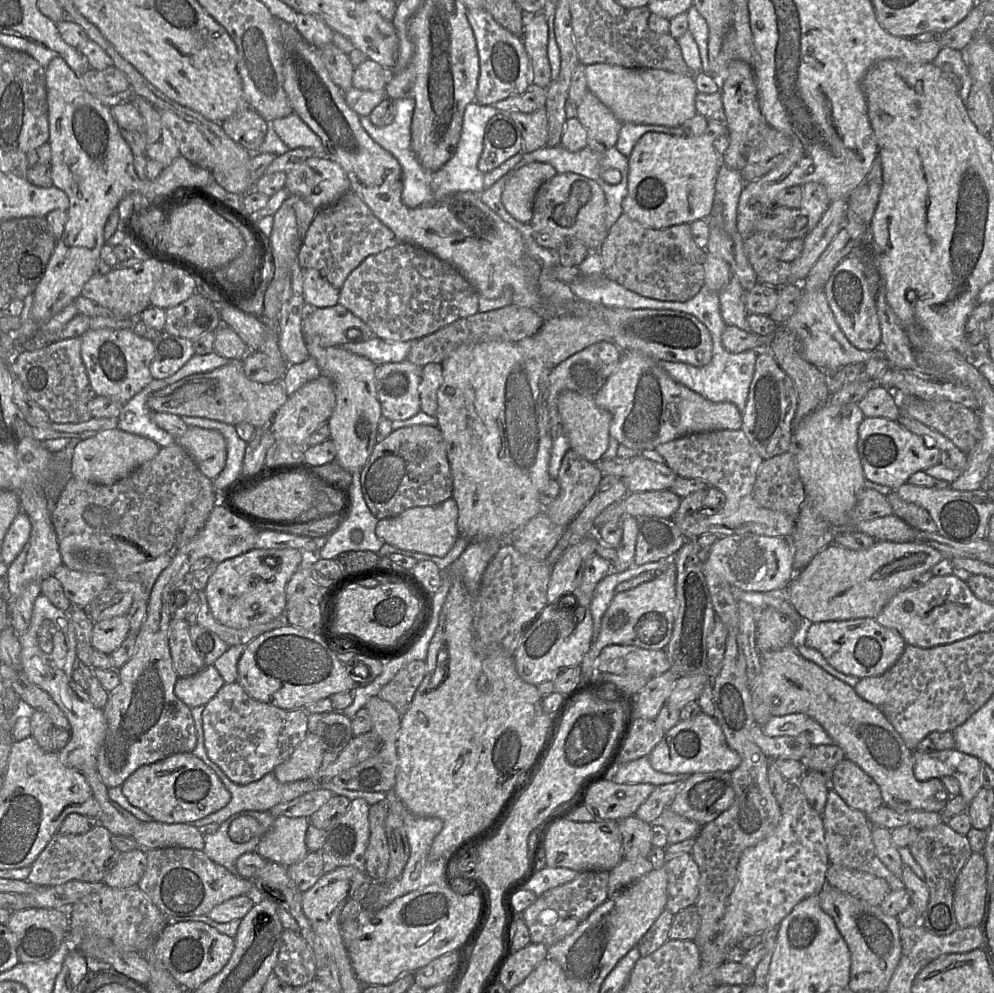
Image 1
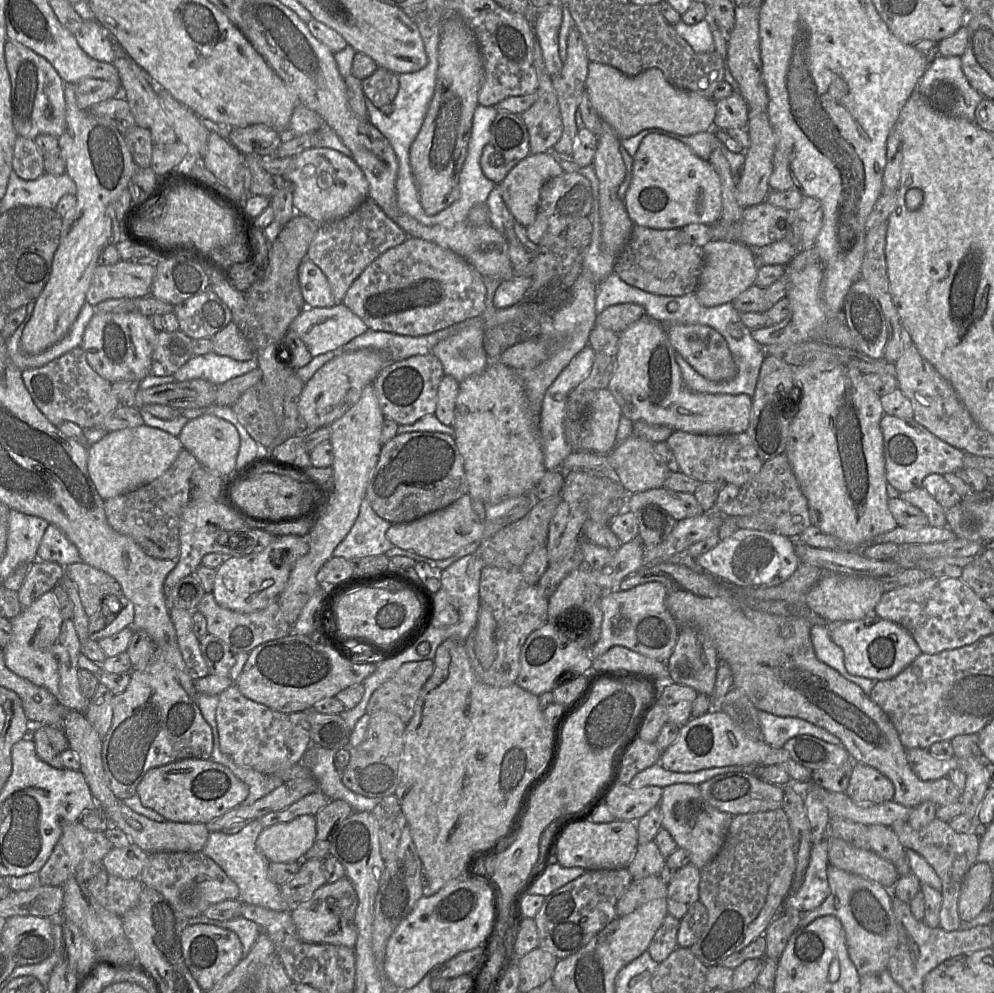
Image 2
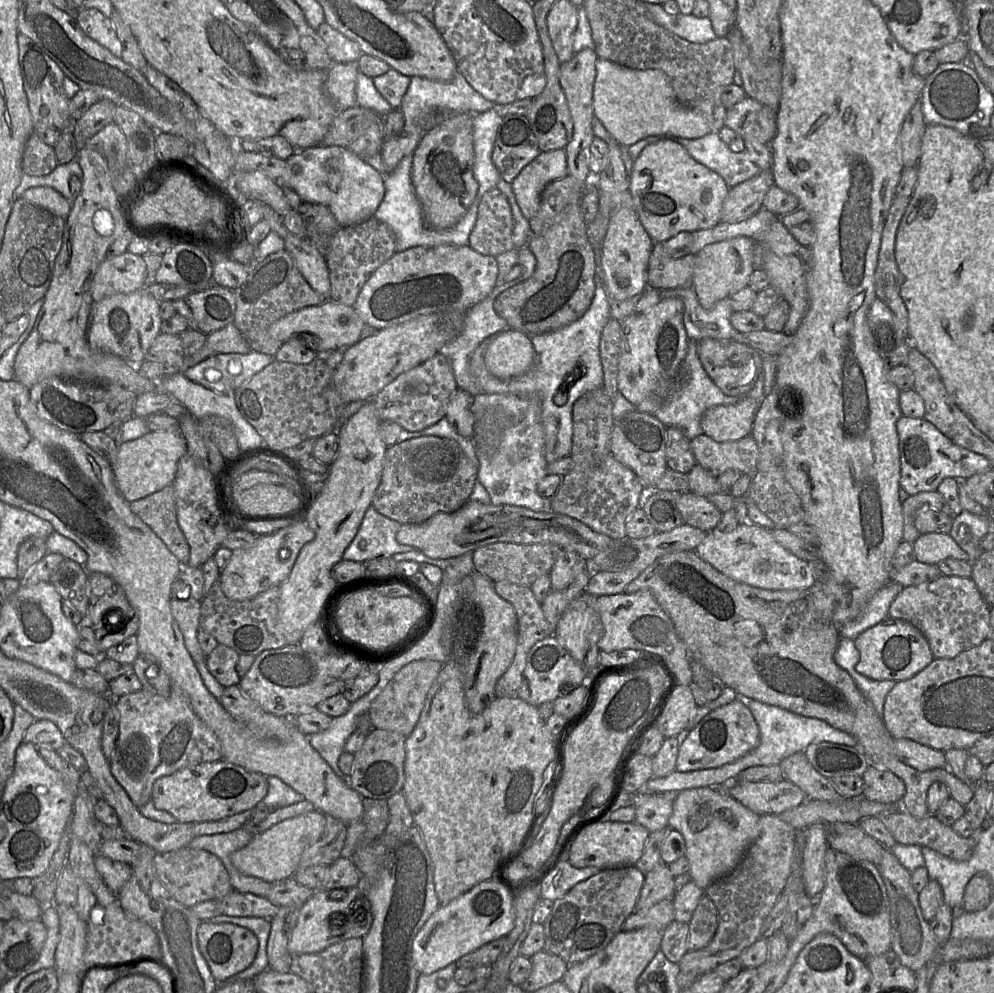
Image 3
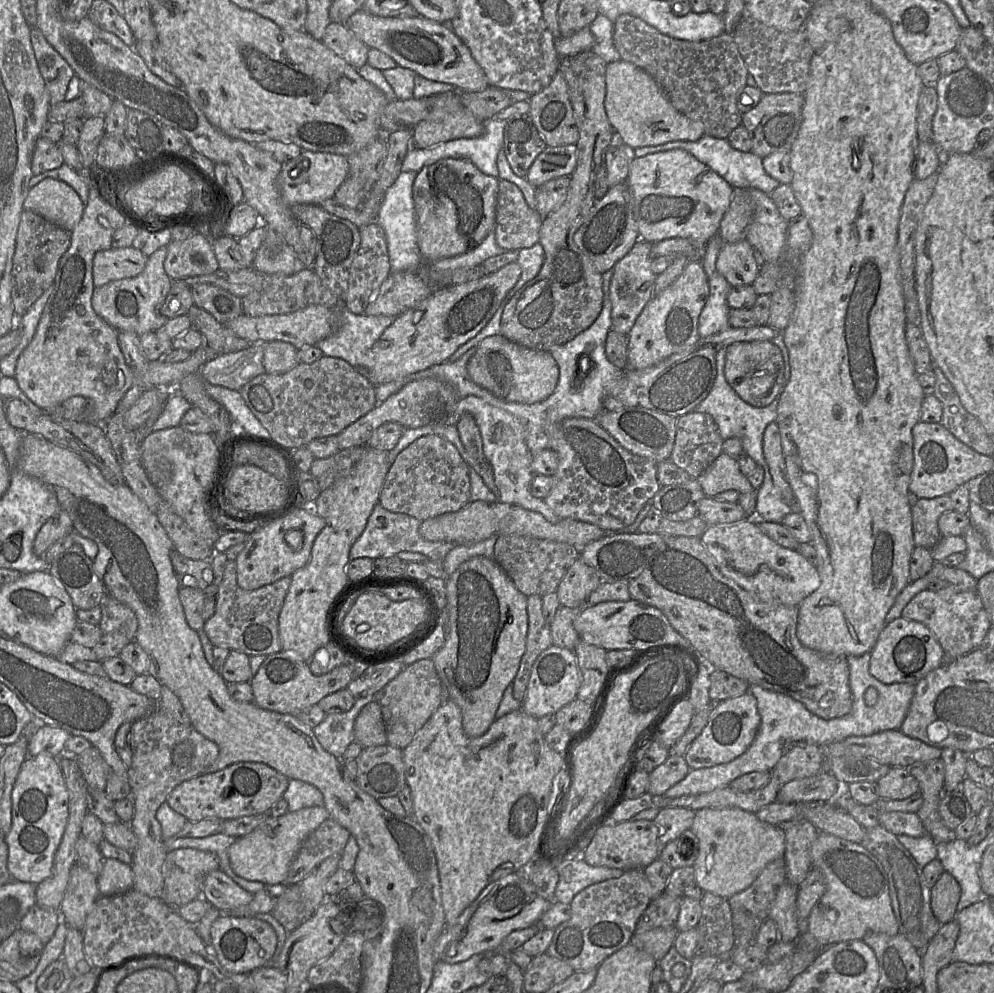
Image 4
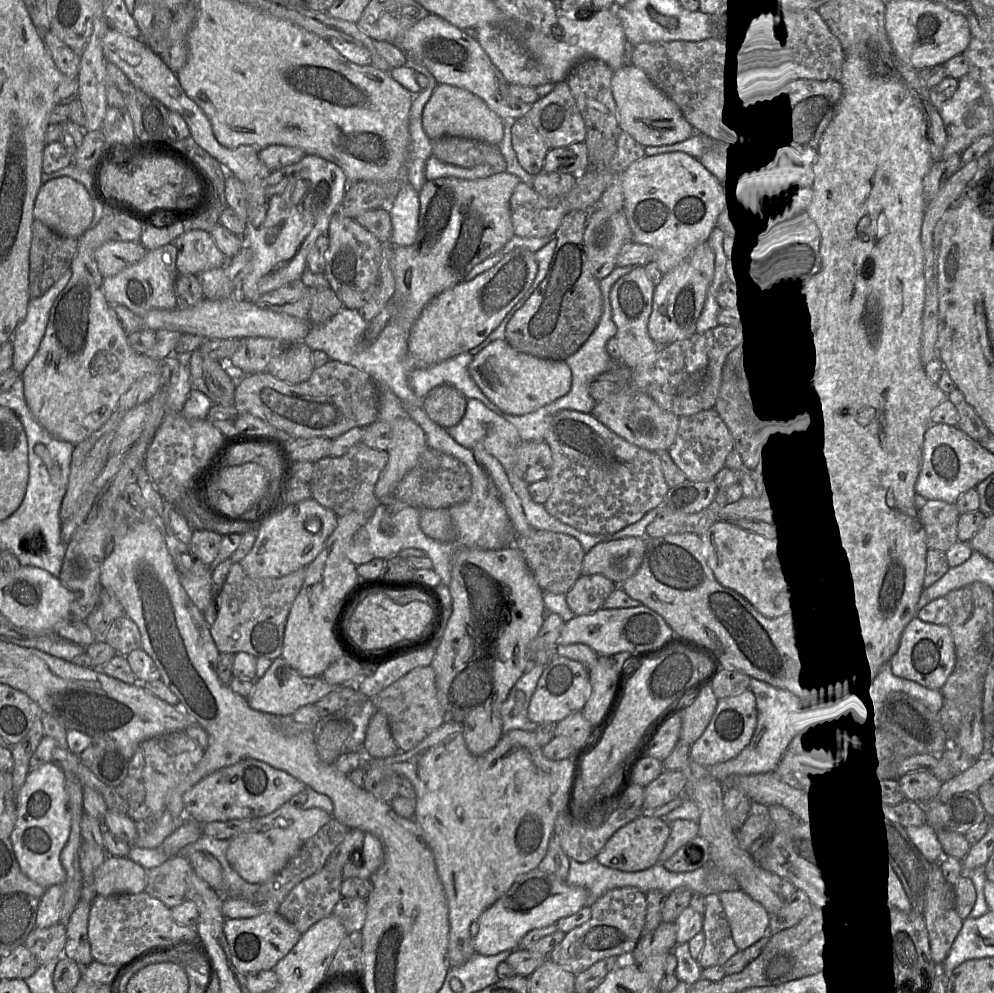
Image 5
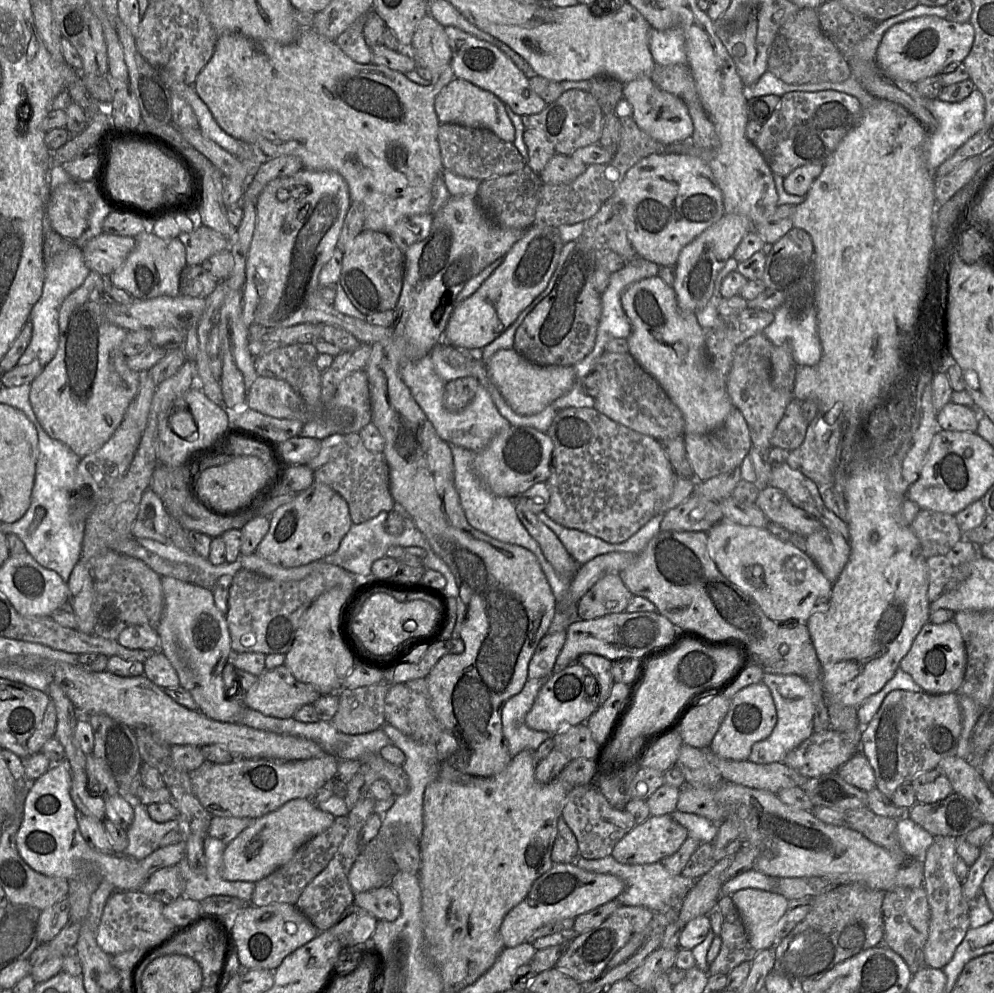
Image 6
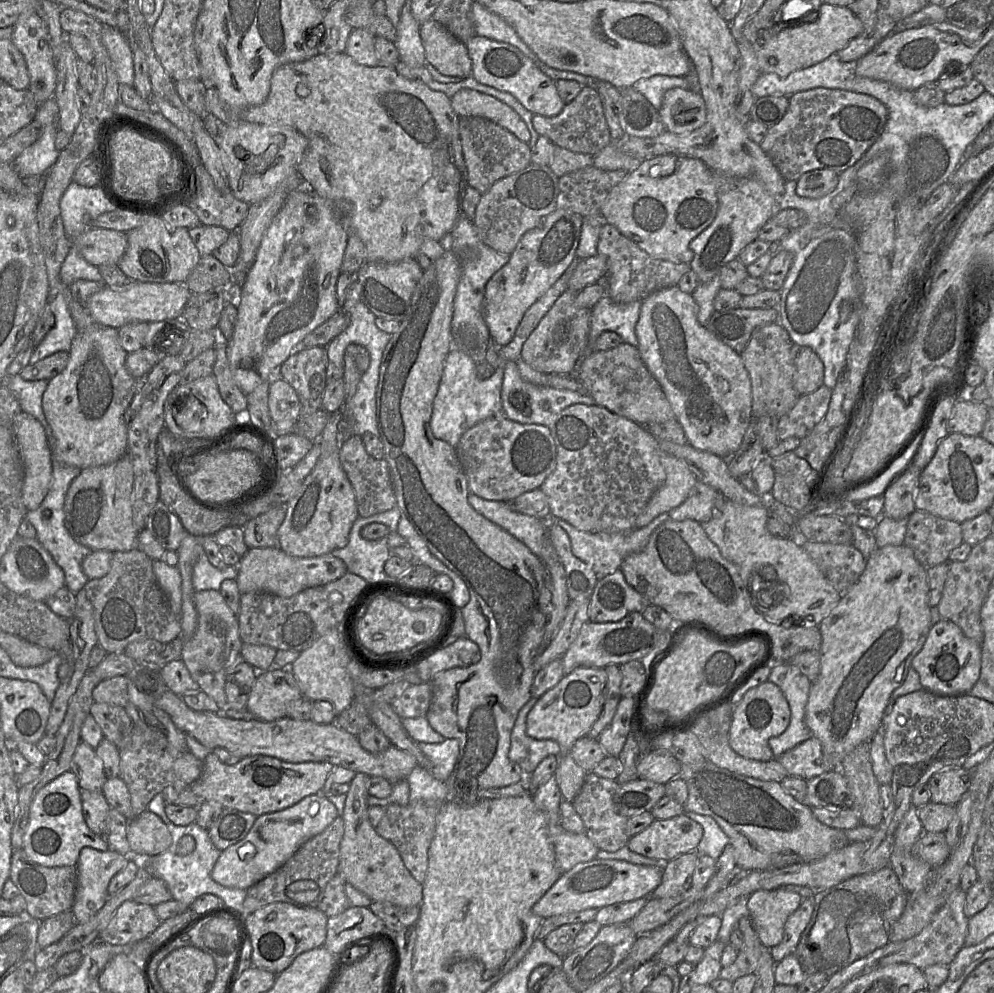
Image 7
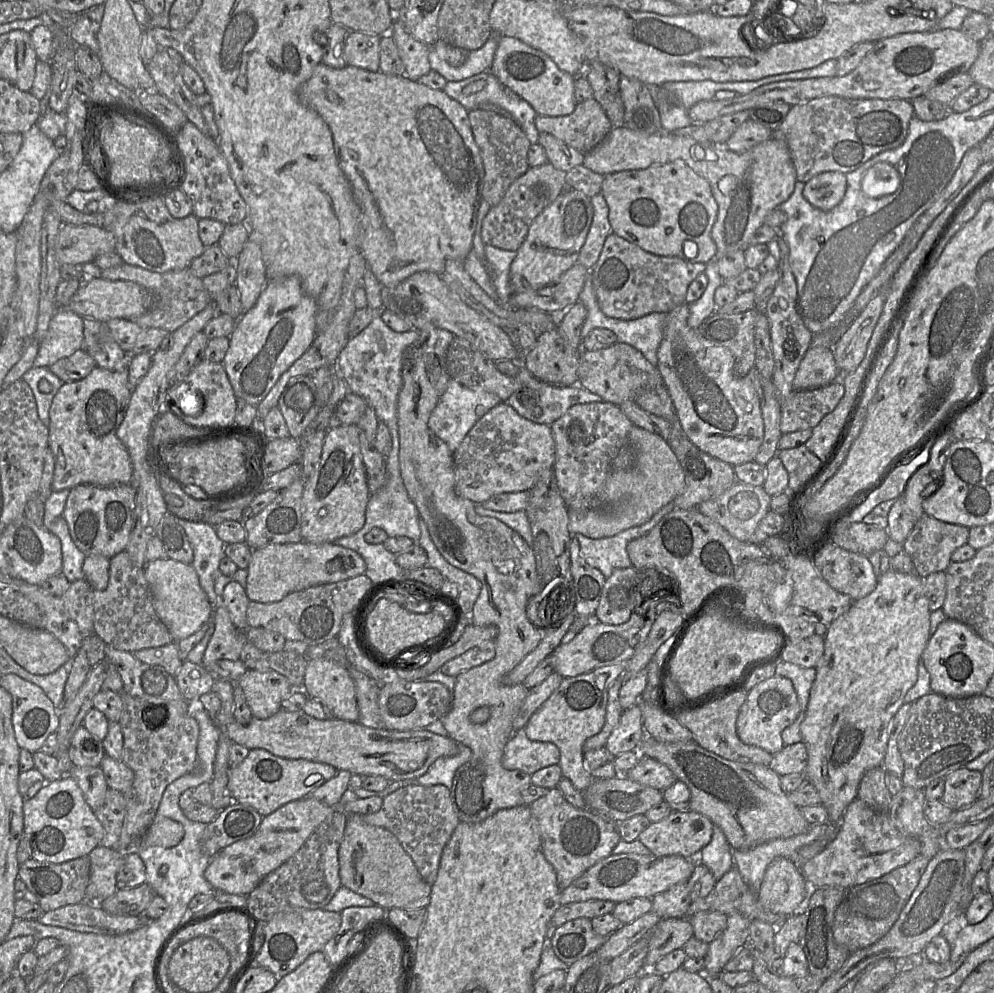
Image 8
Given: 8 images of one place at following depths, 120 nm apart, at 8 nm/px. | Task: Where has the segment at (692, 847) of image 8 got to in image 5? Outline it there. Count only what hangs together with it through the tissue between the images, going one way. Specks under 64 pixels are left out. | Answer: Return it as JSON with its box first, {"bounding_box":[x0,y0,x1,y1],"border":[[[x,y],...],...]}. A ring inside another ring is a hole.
{"bounding_box":[596,813,671,871],"border":[[[644,813],[618,829],[596,856],[599,863],[622,871],[641,871],[659,863],[660,855],[670,835],[671,827],[665,817]]]}

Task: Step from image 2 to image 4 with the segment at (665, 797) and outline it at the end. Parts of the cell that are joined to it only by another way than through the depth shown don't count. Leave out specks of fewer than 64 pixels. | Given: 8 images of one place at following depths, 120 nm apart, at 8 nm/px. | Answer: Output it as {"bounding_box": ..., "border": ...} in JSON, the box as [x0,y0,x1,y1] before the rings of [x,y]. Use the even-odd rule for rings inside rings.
{"bounding_box":[690,809,785,898],"border":[[[700,809],[695,811],[690,830],[699,841],[699,854],[693,864],[695,881],[704,892],[723,898],[747,889],[769,863],[785,855],[785,832],[743,809]]]}

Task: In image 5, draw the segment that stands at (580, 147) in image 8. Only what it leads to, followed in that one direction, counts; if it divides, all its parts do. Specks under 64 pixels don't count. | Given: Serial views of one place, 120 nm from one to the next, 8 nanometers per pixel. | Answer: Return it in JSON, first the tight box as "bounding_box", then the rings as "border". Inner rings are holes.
{"bounding_box":[523,79,585,148],"border":[[[567,79],[556,83],[551,92],[533,103],[523,118],[538,129],[551,148],[585,141],[585,123]]]}

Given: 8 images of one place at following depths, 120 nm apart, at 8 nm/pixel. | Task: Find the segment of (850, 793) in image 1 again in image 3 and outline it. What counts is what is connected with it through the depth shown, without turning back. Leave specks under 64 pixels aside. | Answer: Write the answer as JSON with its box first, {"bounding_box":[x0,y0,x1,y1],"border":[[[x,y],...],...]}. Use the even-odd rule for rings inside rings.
{"bounding_box":[862,765,906,803],"border":[[[871,765],[862,775],[864,798],[882,803],[900,803],[906,787],[901,778],[888,769]]]}

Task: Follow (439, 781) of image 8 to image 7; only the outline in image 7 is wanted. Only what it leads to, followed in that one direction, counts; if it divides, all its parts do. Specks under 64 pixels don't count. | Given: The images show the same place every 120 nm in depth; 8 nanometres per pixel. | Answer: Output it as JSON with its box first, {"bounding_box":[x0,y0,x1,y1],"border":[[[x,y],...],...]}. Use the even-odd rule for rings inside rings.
{"bounding_box":[417,739,459,782],"border":[[[445,739],[441,743],[417,743],[418,748],[431,761],[432,775],[446,782],[453,772],[459,756],[459,742],[457,739]]]}

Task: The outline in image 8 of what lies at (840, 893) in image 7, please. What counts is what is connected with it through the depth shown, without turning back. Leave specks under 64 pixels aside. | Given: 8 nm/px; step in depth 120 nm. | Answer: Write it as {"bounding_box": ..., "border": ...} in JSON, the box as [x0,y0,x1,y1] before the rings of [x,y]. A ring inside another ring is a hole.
{"bounding_box":[833,856,930,953],"border":[[[918,856],[913,861],[865,883],[848,887],[835,909],[833,937],[850,953],[867,947],[881,938],[897,920],[902,908],[916,889],[930,859]]]}

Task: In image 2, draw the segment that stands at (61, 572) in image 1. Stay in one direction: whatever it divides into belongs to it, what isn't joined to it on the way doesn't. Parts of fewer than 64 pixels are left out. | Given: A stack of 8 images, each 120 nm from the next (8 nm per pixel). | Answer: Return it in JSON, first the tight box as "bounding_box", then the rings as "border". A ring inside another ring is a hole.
{"bounding_box":[64,561,121,616],"border":[[[80,561],[64,567],[64,575],[77,585],[86,614],[93,616],[100,610],[107,596],[121,596],[120,584],[109,574]]]}

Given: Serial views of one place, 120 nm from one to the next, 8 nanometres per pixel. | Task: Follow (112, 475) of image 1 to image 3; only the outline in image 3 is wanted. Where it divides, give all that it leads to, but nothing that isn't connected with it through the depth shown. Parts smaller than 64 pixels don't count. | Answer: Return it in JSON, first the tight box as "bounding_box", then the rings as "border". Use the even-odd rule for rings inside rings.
{"bounding_box":[111,431,186,502],"border":[[[150,431],[135,440],[120,443],[115,461],[111,463],[118,490],[127,501],[132,502],[171,485],[179,461],[186,453],[186,439],[179,431]]]}

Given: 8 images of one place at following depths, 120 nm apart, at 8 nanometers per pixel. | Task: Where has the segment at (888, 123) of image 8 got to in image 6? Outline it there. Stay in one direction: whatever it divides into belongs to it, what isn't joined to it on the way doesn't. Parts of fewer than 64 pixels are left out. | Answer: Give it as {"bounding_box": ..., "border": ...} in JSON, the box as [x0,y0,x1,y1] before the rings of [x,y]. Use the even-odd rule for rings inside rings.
{"bounding_box":[754,90,863,177],"border":[[[837,90],[788,92],[781,97],[780,104],[762,125],[762,132],[754,145],[772,172],[782,177],[803,165],[823,166],[841,140],[858,125],[863,112],[856,97]]]}

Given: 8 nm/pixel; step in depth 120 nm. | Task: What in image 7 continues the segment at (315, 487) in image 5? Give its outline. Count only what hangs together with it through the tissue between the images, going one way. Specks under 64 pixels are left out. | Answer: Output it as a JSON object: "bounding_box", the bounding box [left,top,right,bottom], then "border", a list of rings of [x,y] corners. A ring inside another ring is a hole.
{"bounding_box":[339,435,396,517],"border":[[[349,435],[341,442],[339,459],[355,493],[358,515],[369,517],[396,506],[390,470],[387,461],[376,459],[365,450],[361,436]]]}

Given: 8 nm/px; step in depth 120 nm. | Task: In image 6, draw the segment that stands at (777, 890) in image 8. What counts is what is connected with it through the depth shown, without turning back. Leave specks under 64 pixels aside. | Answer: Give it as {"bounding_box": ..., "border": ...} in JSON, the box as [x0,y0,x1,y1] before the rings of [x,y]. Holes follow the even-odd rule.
{"bounding_box":[731,889,789,951],"border":[[[742,889],[731,899],[746,928],[749,941],[757,951],[771,949],[778,941],[779,923],[789,900],[776,892]]]}

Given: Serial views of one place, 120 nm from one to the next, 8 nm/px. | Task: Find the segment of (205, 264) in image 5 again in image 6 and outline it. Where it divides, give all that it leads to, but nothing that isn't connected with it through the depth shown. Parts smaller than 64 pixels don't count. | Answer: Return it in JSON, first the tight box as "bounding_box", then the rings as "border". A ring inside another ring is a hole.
{"bounding_box":[178,225,230,265],"border":[[[203,225],[190,233],[181,233],[178,238],[185,246],[187,265],[201,265],[230,246],[230,241],[221,233]]]}

